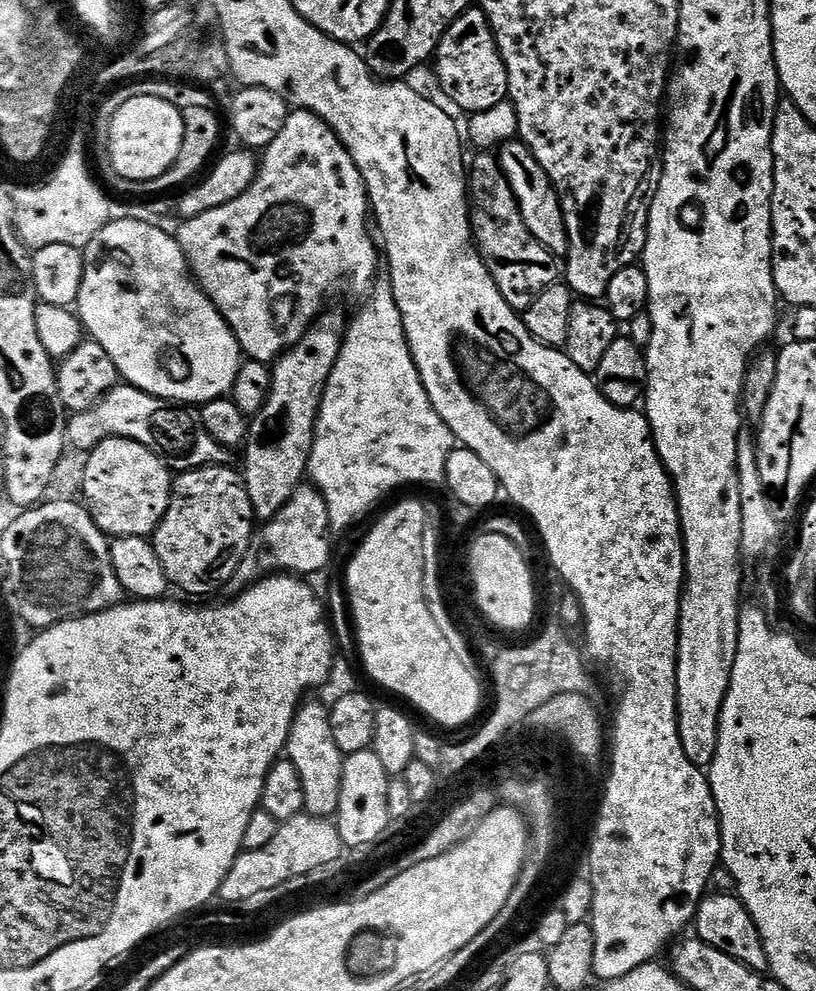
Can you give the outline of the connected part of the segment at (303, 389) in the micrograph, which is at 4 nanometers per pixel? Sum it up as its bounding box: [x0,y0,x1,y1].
[242,311,346,522]

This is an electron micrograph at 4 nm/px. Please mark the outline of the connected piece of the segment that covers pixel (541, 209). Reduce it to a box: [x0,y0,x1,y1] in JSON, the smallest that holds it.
[498,138,568,257]

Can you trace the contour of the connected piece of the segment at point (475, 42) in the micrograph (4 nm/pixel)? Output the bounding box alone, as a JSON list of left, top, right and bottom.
[434,6,508,114]

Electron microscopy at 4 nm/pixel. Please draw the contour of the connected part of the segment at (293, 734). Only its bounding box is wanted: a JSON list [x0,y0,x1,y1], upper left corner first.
[286,700,345,818]

